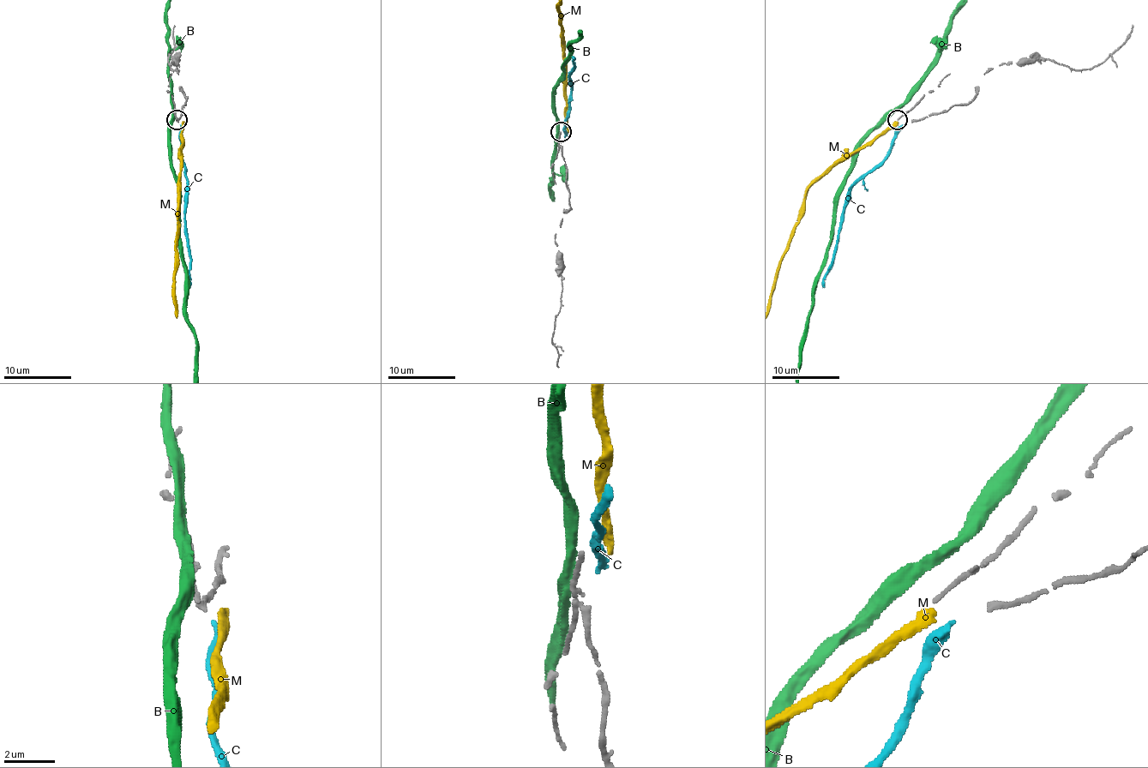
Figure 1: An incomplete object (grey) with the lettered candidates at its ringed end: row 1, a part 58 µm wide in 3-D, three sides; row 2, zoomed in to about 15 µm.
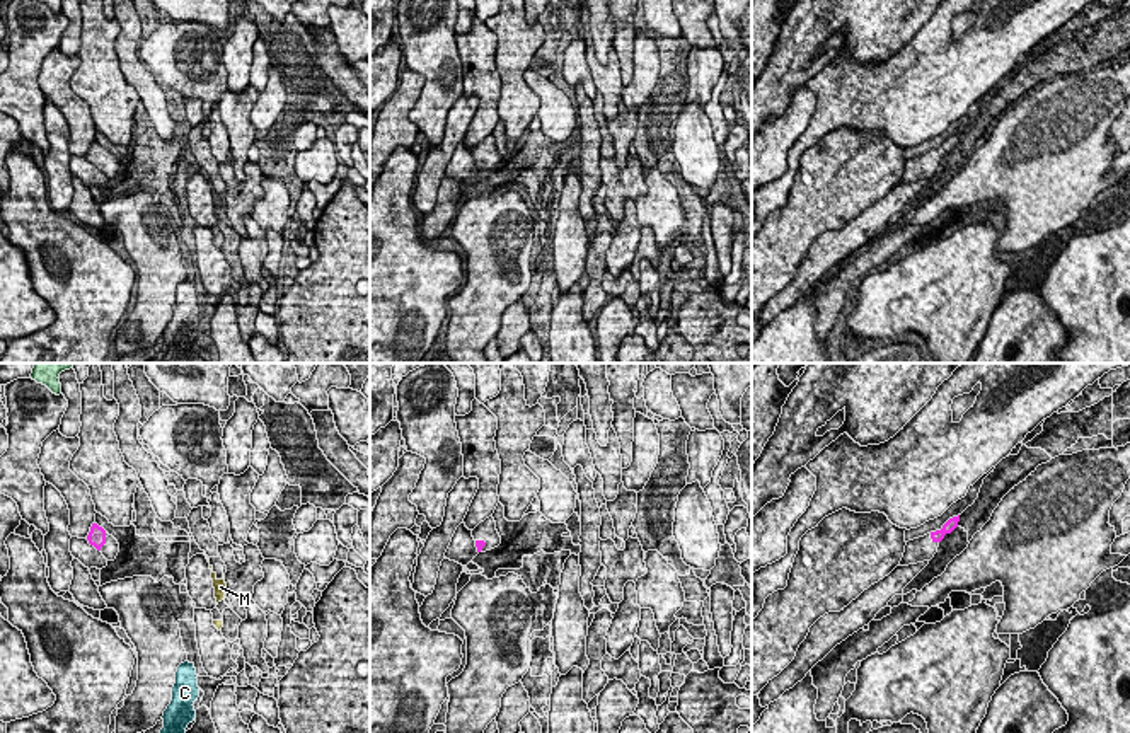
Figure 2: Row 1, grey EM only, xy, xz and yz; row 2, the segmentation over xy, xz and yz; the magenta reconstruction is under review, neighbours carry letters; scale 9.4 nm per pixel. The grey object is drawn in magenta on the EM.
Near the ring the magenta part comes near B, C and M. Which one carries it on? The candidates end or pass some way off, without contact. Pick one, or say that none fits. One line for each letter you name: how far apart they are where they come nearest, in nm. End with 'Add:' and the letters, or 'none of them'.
Add: none of them

